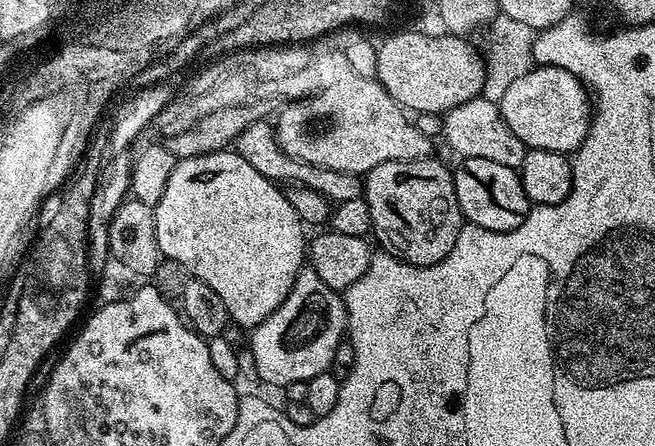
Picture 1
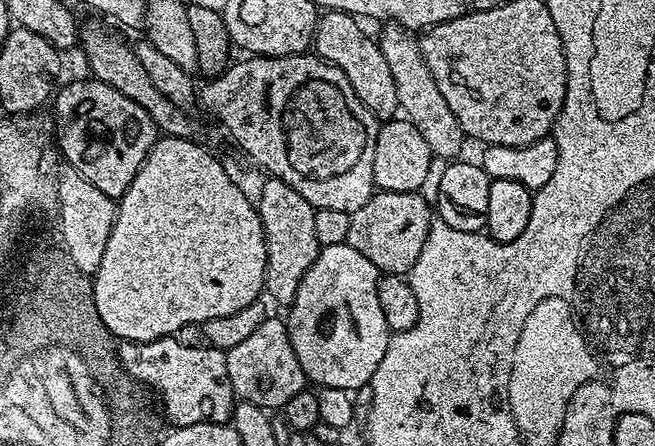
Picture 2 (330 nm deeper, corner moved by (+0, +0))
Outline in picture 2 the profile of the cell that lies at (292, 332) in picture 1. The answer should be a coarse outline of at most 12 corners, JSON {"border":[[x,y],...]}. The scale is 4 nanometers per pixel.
{"border":[[320,248],[287,309],[321,388],[372,383],[390,333],[382,273]]}

